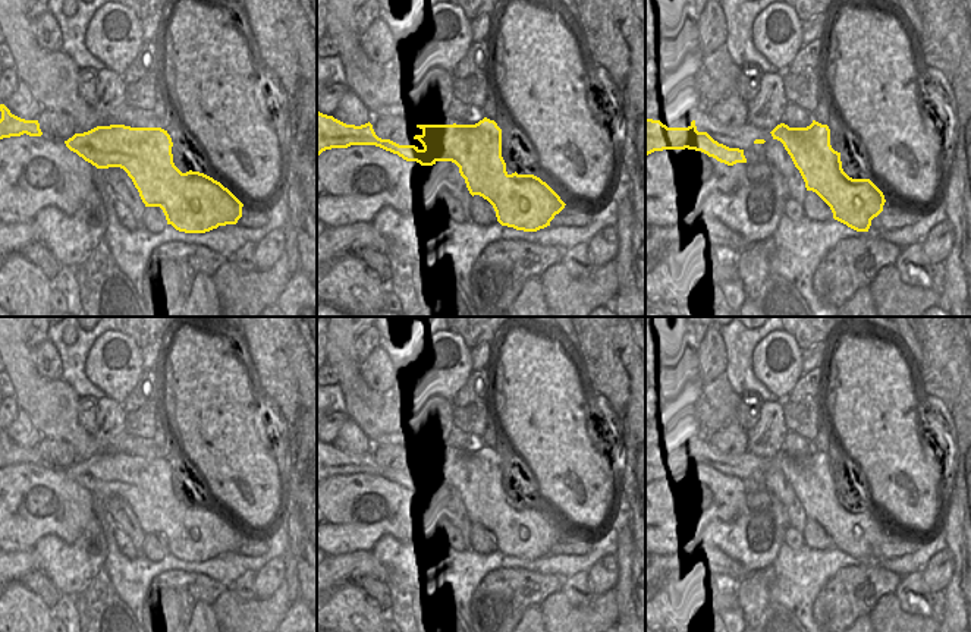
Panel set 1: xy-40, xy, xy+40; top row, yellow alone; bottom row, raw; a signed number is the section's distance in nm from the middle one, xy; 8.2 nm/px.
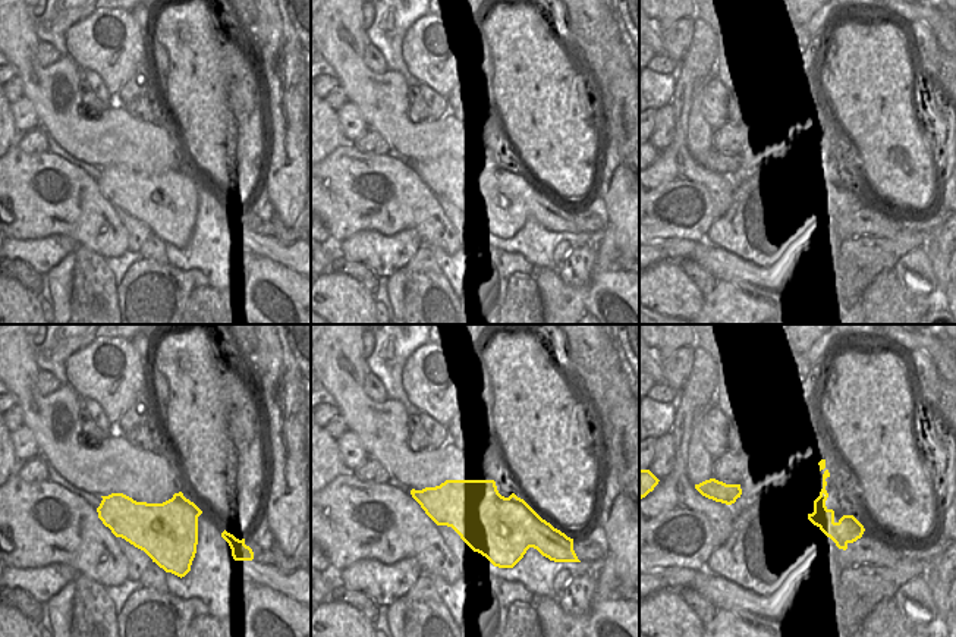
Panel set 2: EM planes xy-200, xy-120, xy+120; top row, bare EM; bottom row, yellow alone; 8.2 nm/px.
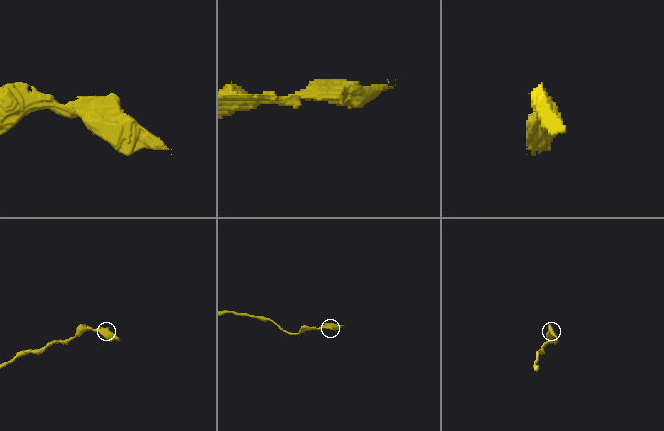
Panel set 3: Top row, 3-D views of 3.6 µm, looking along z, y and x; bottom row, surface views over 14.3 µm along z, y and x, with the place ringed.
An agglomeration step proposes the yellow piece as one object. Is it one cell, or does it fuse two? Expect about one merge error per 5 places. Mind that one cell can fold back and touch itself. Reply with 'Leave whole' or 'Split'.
Leave whole

